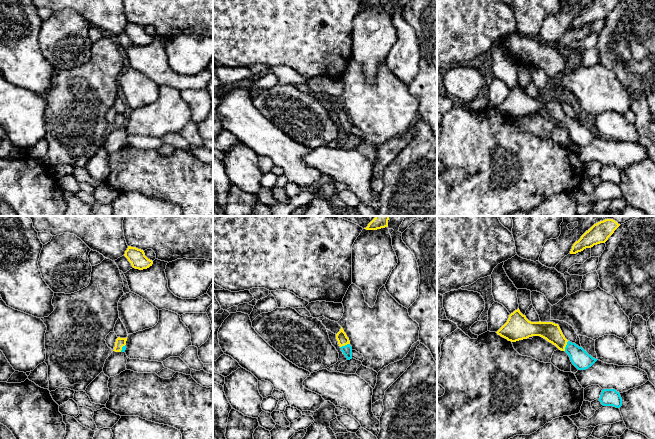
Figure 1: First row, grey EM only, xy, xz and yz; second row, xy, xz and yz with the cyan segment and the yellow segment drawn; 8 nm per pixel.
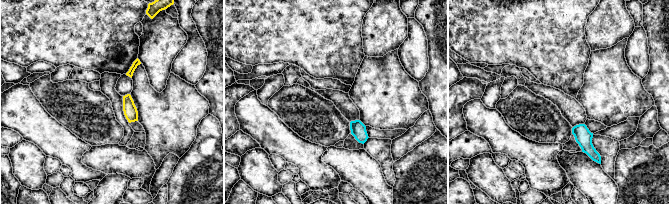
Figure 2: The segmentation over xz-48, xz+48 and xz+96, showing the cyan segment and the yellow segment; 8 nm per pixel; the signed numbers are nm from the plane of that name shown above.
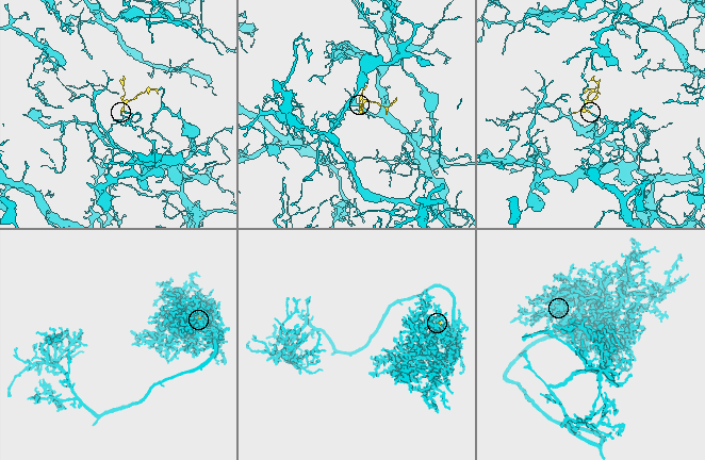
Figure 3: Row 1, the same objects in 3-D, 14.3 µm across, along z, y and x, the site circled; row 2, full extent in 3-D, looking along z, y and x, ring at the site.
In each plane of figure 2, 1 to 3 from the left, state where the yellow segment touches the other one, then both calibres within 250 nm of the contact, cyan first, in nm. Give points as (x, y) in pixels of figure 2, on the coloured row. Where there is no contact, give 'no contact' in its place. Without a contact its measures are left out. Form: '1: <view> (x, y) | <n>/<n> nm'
1: no contact
2: no contact
3: no contact

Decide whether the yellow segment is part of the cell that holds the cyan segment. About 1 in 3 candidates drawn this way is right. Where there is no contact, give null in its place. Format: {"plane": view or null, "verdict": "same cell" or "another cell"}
{"plane": "xz", "verdict": "same cell"}

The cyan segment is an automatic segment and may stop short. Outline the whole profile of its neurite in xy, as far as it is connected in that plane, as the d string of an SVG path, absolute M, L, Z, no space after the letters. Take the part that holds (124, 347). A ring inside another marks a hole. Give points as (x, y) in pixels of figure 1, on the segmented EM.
M118 337L116 339L115 347L114 347L113 351L115 351L115 352L125 352L125 350L126 350L126 341L127 341L127 337L126 338Z

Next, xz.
M341 327L340 331L336 334L336 339L341 348L341 351L347 358L347 360L352 359L352 347L350 346L349 338Z

